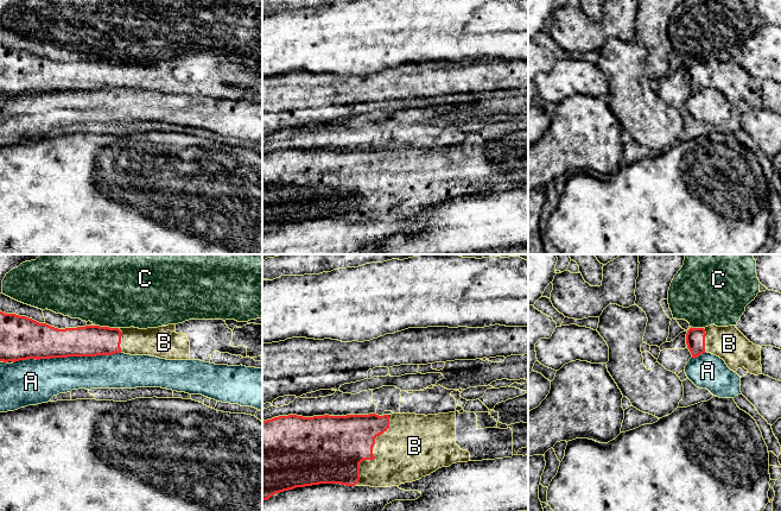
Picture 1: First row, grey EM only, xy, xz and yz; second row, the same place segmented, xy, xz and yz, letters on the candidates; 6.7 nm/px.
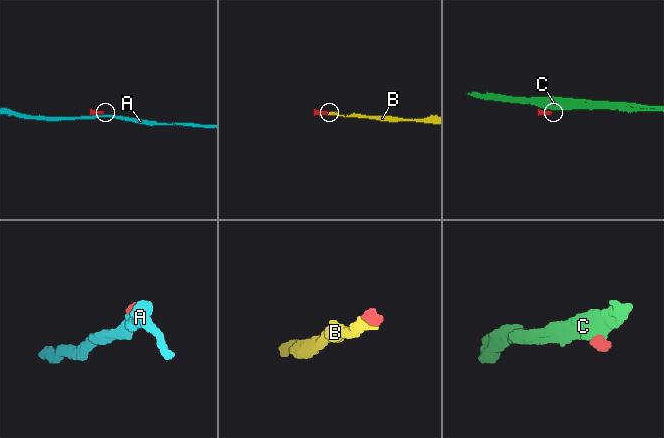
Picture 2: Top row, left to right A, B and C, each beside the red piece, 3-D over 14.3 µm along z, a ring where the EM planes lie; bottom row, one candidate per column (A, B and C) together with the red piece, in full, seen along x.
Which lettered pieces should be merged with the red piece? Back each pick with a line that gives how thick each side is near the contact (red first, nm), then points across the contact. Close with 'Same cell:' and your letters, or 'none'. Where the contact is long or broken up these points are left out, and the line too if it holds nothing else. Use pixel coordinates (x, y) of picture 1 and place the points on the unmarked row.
B: Thickness 400 nm (red) against 400 nm
Same cell: B

